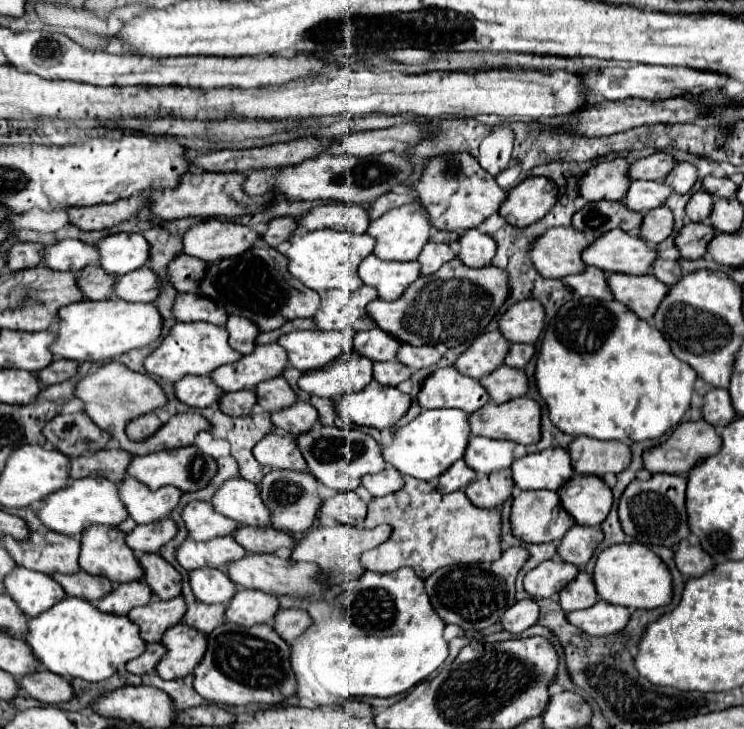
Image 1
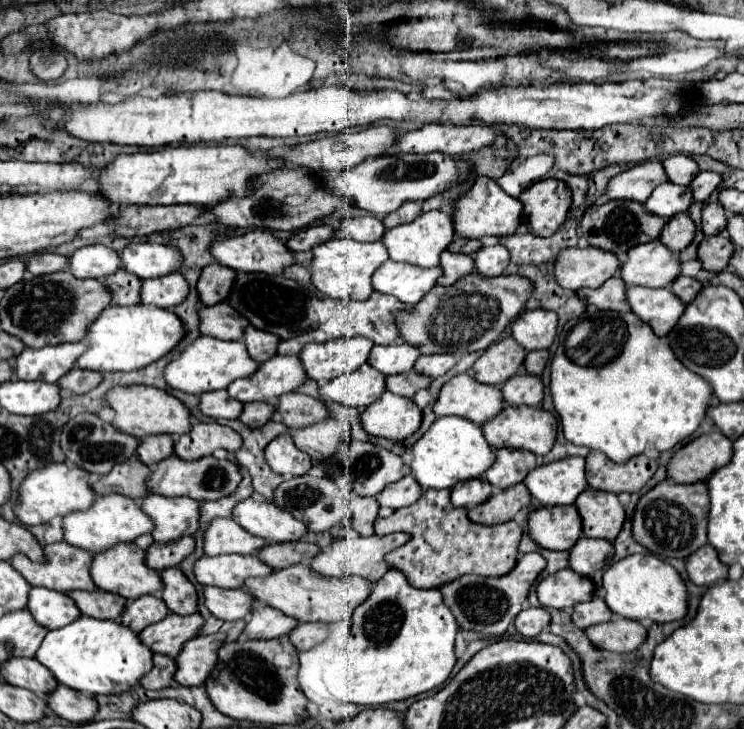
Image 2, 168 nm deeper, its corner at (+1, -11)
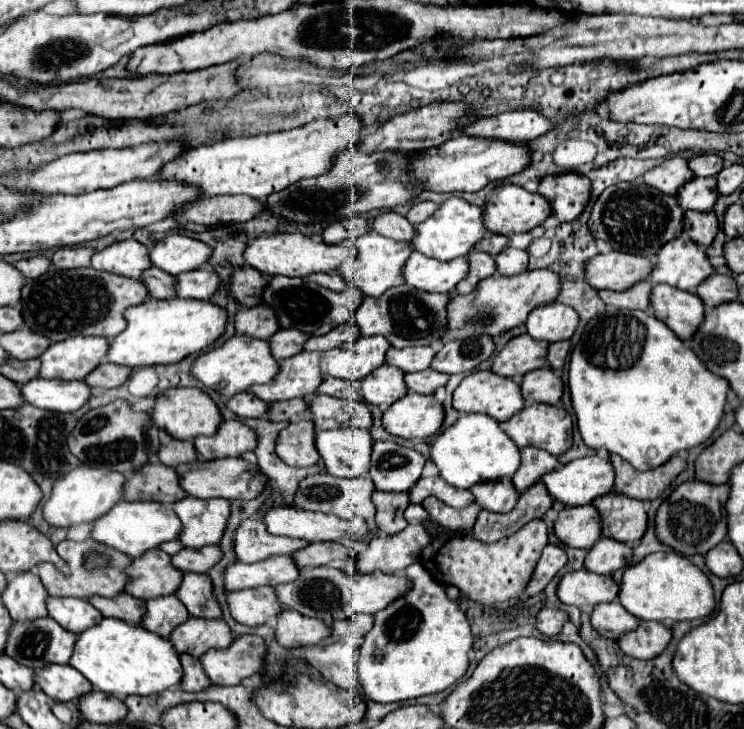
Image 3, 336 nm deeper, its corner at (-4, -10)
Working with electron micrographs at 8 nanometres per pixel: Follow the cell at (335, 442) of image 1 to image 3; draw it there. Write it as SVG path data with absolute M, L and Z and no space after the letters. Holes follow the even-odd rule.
M376 442L372 452L370 478L376 490L382 492L408 492L418 482L426 458L396 442Z

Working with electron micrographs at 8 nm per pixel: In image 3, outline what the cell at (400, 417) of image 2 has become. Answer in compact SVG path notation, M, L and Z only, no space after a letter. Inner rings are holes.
M410 392L402 400L394 402L382 416L384 428L392 436L406 440L430 438L444 422L444 406L434 396L422 396Z

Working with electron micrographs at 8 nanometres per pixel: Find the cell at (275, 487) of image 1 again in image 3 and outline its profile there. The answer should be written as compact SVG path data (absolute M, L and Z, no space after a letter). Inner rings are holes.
M316 474L308 476L300 482L300 488L296 492L294 504L304 508L304 510L316 510L316 512L326 512L326 514L336 514L340 518L354 518L362 516L366 520L372 520L376 510L372 502L372 492L374 492L374 482L370 482L368 476L362 478L336 478L332 474Z

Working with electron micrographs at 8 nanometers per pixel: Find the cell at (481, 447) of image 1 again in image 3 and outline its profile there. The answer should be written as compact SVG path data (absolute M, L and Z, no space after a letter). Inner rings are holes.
M526 446L520 452L522 452L522 464L520 464L518 472L512 476L512 482L514 482L518 492L524 492L526 488L530 488L530 484L538 482L540 476L544 476L544 474L562 466L558 462L558 458L548 454L546 450Z

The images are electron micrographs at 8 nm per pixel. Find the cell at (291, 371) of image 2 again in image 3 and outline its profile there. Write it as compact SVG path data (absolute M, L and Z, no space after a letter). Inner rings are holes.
M300 352L286 358L280 362L280 374L272 382L252 386L250 392L268 404L310 396L324 382L320 360L322 352Z

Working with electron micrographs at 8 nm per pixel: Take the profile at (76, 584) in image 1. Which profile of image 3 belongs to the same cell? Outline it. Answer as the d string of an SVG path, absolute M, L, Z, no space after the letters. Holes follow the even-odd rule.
M120 594L116 598L90 598L92 606L102 612L102 616L110 618L120 618L130 624L140 624L144 614L146 614L146 602L138 600L130 594Z

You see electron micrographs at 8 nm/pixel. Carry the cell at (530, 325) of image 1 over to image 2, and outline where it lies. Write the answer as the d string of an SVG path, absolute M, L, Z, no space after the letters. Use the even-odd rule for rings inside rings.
M535 309L535 311L523 311L511 325L513 339L525 349L547 349L553 343L557 327L557 313Z

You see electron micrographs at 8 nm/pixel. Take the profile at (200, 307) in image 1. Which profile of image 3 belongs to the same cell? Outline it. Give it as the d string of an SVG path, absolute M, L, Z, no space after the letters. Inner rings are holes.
M256 306L256 308L240 308L236 314L236 332L248 334L252 338L268 340L280 330L274 310L268 306Z

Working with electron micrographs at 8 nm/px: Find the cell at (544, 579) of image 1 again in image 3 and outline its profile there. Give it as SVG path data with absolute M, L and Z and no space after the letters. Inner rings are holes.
M588 570L566 574L558 584L558 598L574 606L598 606L618 598L618 584L612 576L598 576Z

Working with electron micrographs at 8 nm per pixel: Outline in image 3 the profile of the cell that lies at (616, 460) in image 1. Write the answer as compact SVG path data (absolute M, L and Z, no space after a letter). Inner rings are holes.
M676 454L666 462L664 466L652 468L648 472L634 470L630 462L626 462L620 456L610 456L614 470L616 470L616 492L626 494L636 500L654 500L658 498L670 484L672 480L686 470L686 458L682 454Z

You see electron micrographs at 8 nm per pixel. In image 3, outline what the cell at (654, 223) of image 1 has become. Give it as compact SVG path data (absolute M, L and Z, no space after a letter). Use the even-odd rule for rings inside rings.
M688 210L684 220L684 232L702 248L708 248L718 234L718 218L714 212Z

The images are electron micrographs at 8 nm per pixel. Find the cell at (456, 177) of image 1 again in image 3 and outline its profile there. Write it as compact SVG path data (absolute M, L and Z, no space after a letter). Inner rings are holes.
M502 184L484 206L486 228L494 234L522 234L540 226L552 214L550 202L524 190L522 186Z

